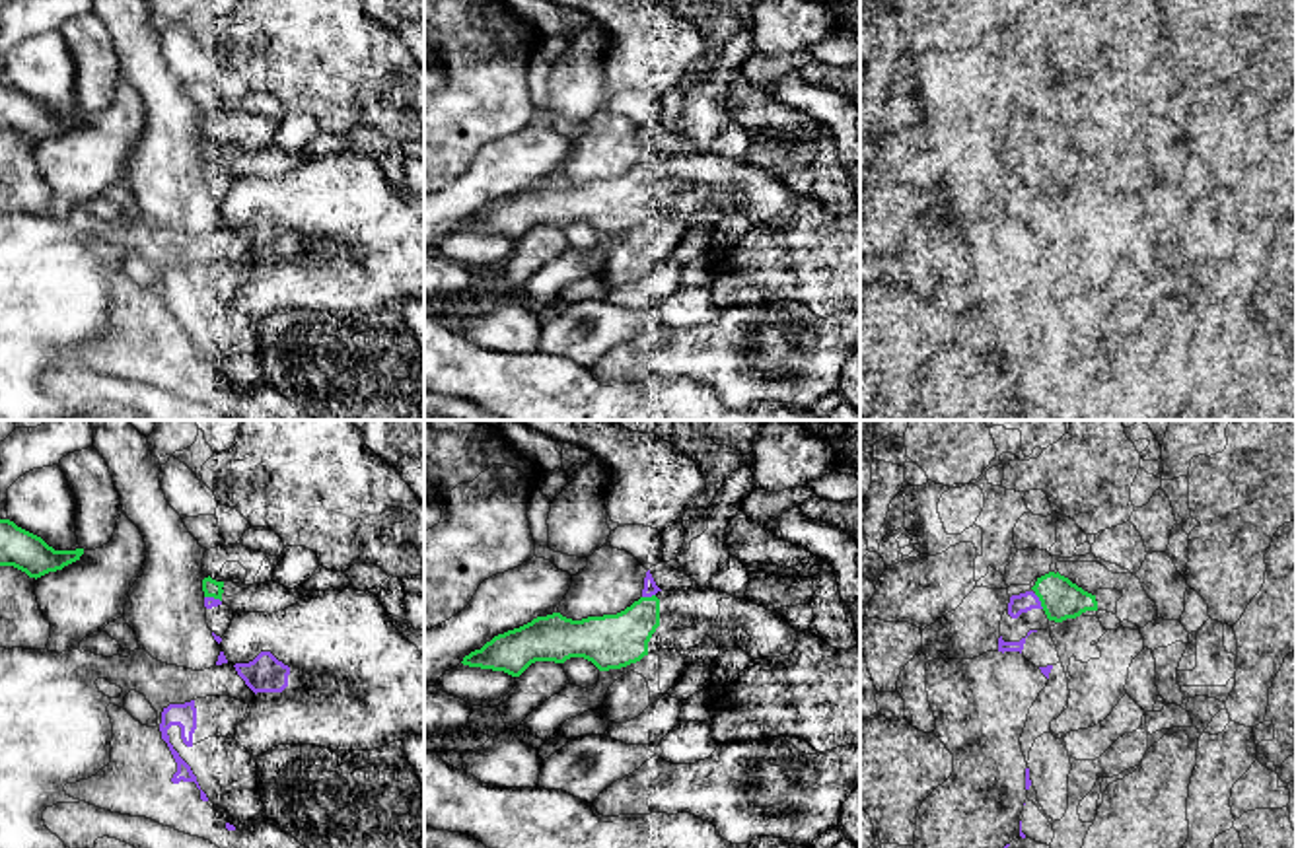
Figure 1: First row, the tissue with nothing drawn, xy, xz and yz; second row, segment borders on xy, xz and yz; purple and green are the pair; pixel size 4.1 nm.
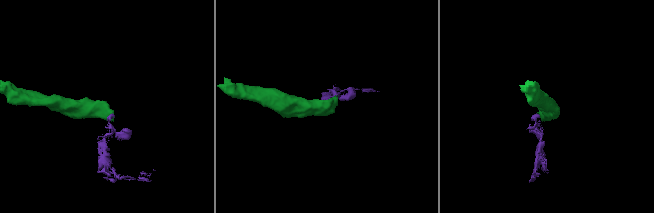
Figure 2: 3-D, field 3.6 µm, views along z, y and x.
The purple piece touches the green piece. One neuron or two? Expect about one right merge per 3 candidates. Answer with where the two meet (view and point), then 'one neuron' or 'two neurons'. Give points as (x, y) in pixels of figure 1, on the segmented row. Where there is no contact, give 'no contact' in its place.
yz (1040, 601) | two neurons

